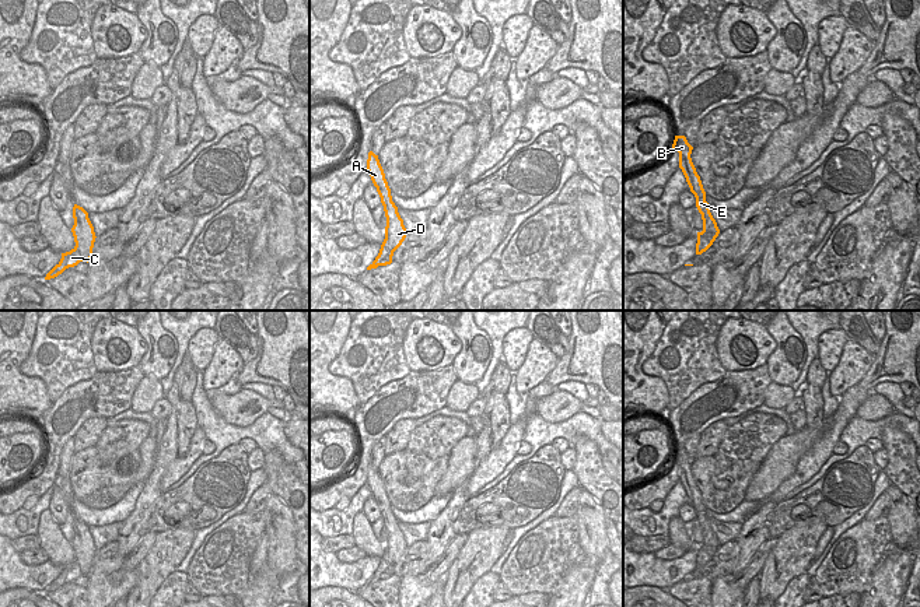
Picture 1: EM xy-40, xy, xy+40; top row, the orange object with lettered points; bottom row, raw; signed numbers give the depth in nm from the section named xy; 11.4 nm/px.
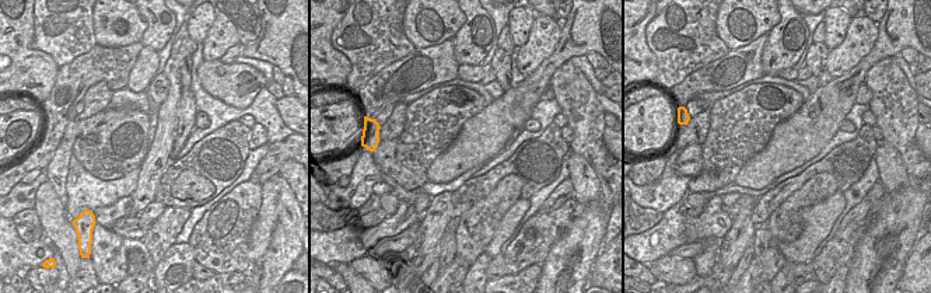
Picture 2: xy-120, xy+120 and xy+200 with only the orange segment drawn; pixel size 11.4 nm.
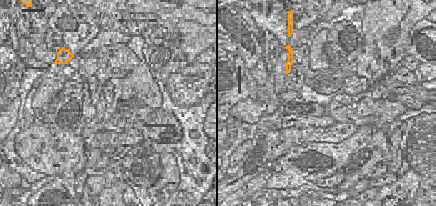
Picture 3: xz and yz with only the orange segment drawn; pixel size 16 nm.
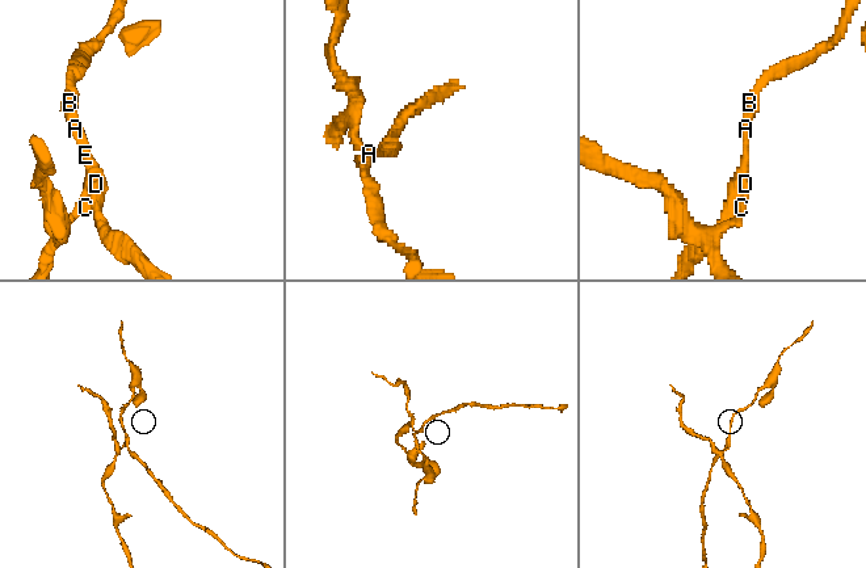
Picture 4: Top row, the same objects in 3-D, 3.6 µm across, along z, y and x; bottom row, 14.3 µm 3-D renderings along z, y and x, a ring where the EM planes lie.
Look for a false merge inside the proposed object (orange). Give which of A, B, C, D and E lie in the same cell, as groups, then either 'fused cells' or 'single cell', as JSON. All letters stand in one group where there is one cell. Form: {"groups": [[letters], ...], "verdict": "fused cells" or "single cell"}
{"groups": [["A", "B", "D", "E"], ["C"]], "verdict": "fused cells"}

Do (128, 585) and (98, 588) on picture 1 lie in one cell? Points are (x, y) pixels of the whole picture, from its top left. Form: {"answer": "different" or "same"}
{"answer": "same"}

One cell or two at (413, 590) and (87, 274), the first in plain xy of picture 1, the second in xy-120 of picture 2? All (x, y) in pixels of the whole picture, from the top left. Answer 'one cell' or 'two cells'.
two cells

